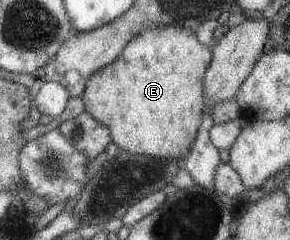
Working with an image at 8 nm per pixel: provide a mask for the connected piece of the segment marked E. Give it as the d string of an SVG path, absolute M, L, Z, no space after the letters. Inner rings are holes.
M158 27L160 31L142 31L134 39L128 41L124 51L100 71L93 71L85 81L81 99L85 112L102 121L110 131L110 141L124 147L124 151L134 151L140 155L156 157L156 159L176 159L186 151L194 139L196 125L202 113L202 89L200 79L211 60L208 45L200 45L192 31L180 31L180 27Z

